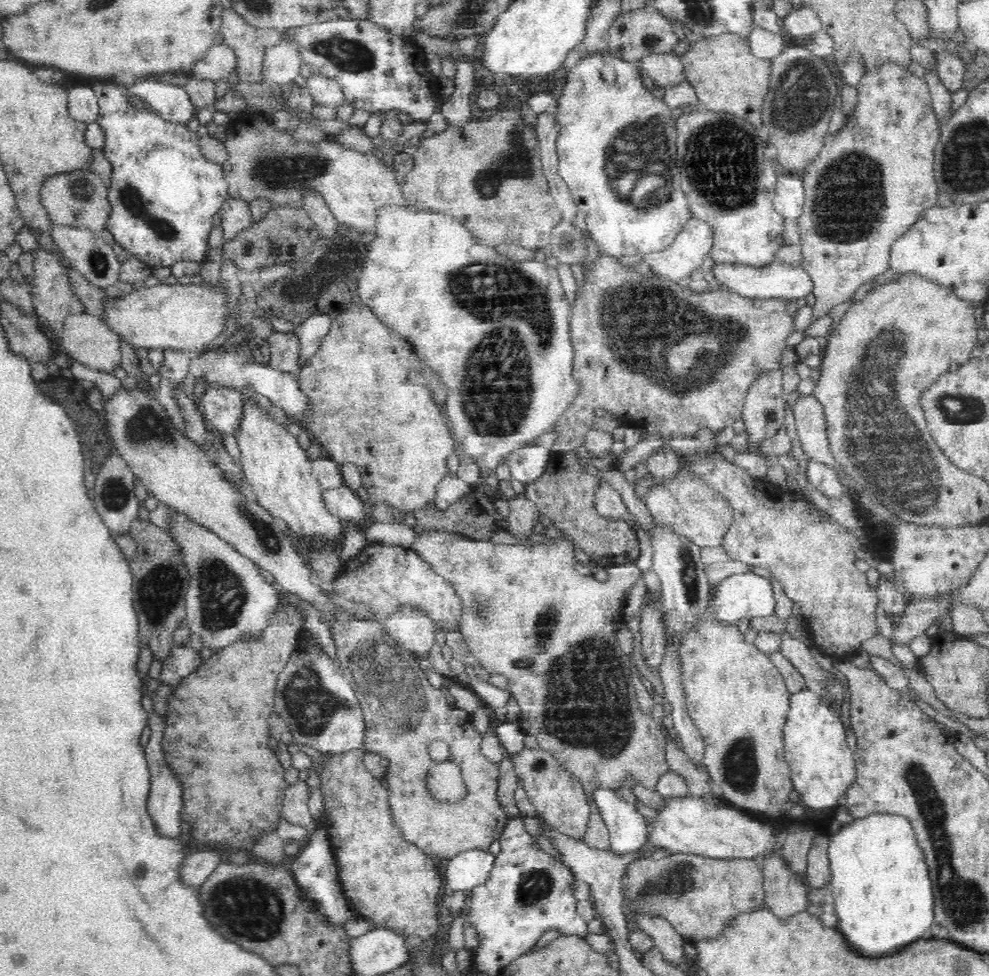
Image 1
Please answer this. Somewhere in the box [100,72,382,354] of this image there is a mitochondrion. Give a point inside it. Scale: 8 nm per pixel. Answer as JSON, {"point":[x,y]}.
{"point":[273,171]}

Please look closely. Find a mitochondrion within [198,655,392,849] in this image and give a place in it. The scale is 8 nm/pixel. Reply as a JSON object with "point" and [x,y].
{"point":[310,706]}

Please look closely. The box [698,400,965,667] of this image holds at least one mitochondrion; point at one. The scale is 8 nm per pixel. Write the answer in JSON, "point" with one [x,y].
{"point":[883,546]}

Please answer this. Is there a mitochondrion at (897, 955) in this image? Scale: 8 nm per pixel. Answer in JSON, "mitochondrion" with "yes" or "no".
{"mitochondrion":"no"}

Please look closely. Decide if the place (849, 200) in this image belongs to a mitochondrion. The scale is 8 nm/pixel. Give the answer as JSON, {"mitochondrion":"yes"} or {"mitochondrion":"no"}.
{"mitochondrion":"yes"}

